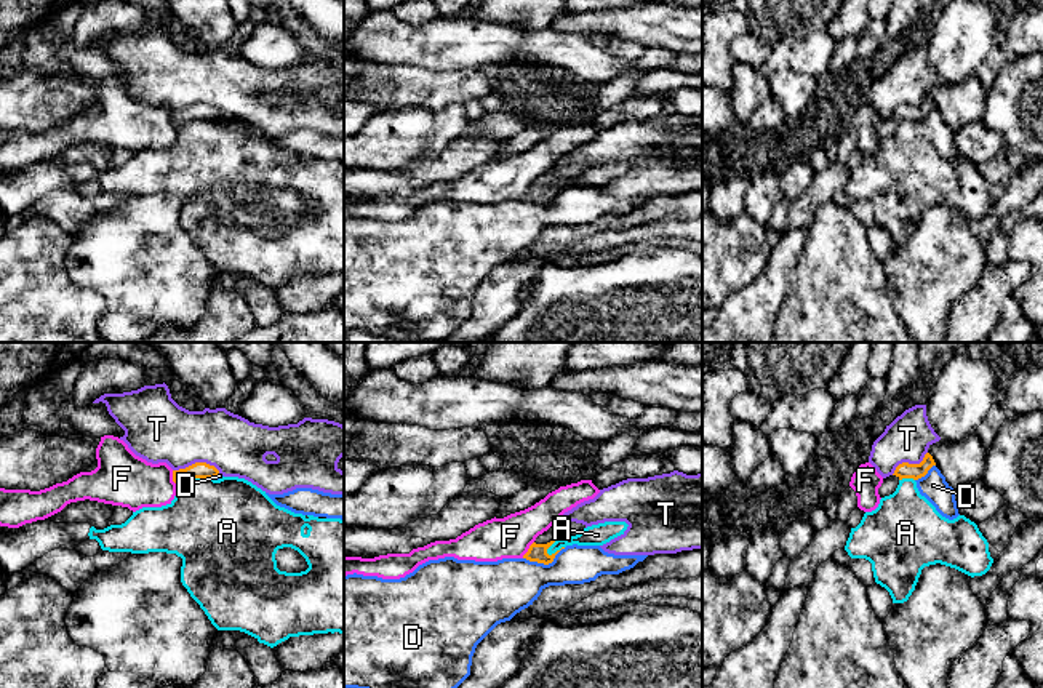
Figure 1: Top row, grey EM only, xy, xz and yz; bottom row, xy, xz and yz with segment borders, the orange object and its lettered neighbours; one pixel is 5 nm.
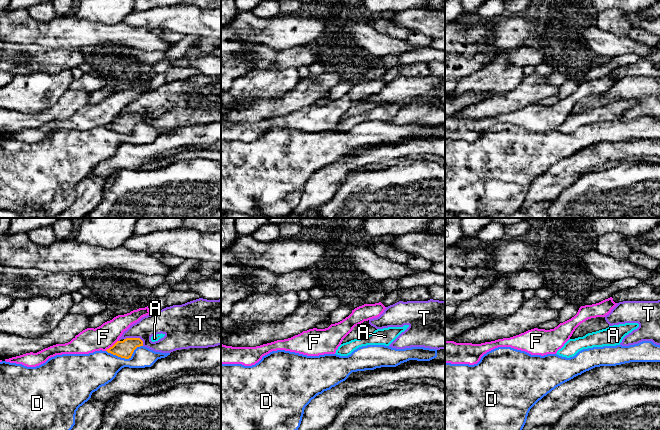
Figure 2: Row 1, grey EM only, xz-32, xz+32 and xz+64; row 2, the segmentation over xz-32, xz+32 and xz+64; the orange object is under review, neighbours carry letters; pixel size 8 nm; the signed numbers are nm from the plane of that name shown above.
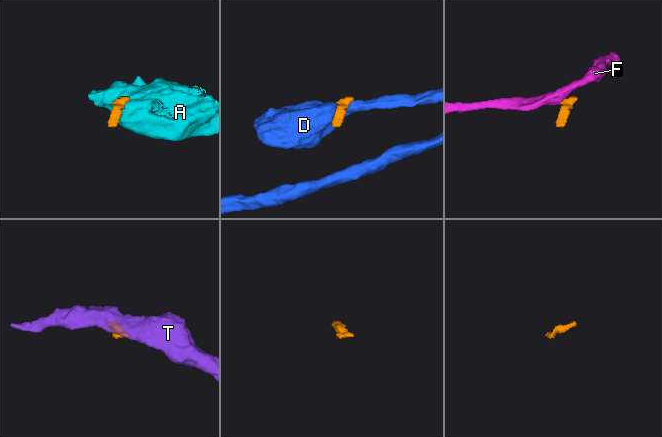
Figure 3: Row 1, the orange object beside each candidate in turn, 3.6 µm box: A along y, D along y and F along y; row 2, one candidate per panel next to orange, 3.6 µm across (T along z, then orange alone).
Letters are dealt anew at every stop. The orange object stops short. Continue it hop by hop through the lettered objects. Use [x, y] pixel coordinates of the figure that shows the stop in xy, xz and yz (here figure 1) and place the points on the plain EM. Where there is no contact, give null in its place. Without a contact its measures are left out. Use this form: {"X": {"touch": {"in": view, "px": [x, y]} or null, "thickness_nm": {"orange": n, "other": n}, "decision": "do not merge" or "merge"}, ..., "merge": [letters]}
{"A": {"touch": {"in": "xz", "px": [555, 194]}, "thickness_nm": {"orange": 100, "other": 110}, "decision": "do not merge"}, "D": {"touch": {"in": "xz", "px": [544, 205]}, "thickness_nm": {"orange": 100, "other": 280}, "decision": "do not merge"}, "F": {"touch": {"in": "xz", "px": [528, 191]}, "thickness_nm": {"orange": 100, "other": 200}, "decision": "do not merge"}, "T": {"touch": {"in": "xy", "px": [197, 104]}, "thickness_nm": {"orange": 80, "other": 320}, "decision": "do not merge"}, "merge": []}

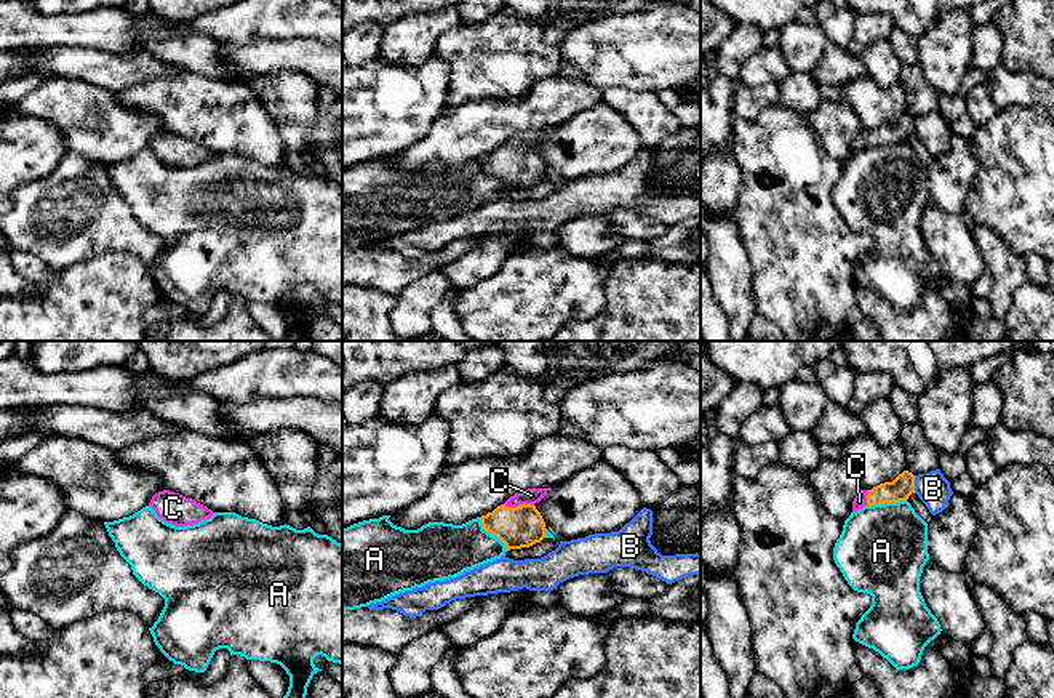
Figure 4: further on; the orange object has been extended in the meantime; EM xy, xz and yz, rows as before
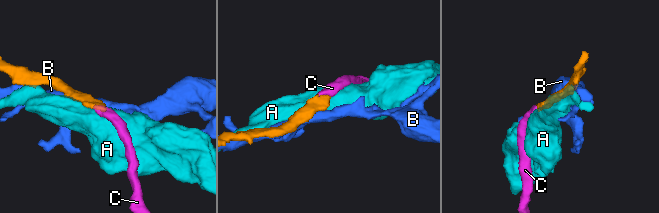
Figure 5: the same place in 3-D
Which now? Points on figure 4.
{"A": {"touch": {"in": "xz", "px": [491, 175]}, "thickness_nm": {"orange": 220, "other": 280}, "decision": "do not merge"}, "B": {"touch": {"in": "yz", "px": [914, 125]}, "thickness_nm": {"orange": 110, "other": 170}, "decision": "do not merge"}, "C": {"touch": {"in": "xz", "px": [519, 148]}, "thickness_nm": {"orange": 220, "other": 80}, "decision": "merge"}, "merge": ["C"]}

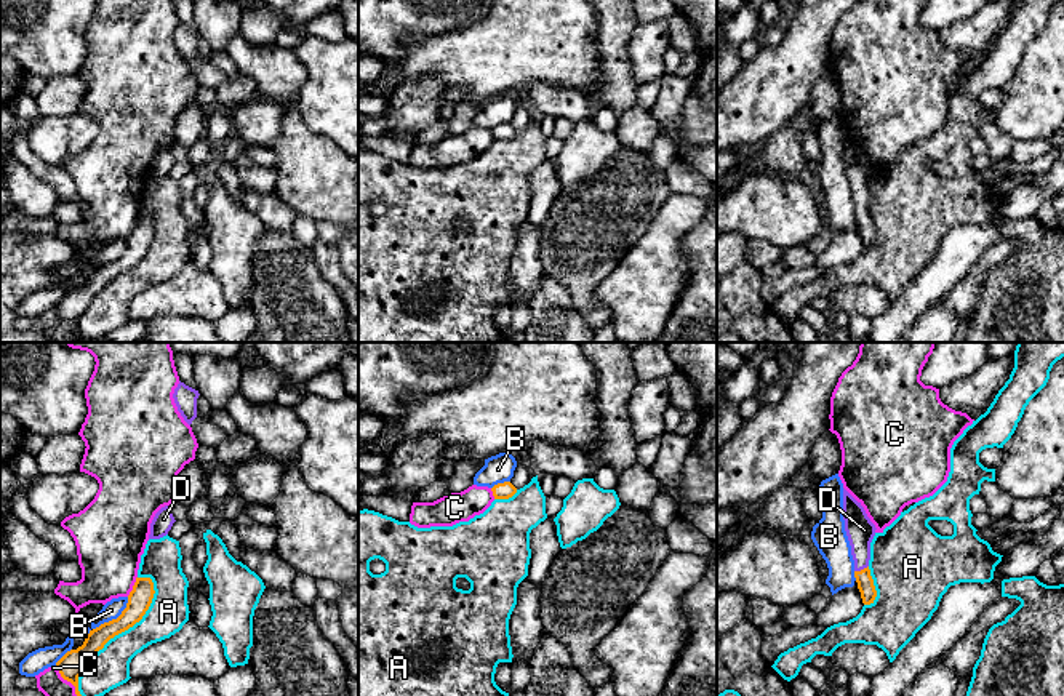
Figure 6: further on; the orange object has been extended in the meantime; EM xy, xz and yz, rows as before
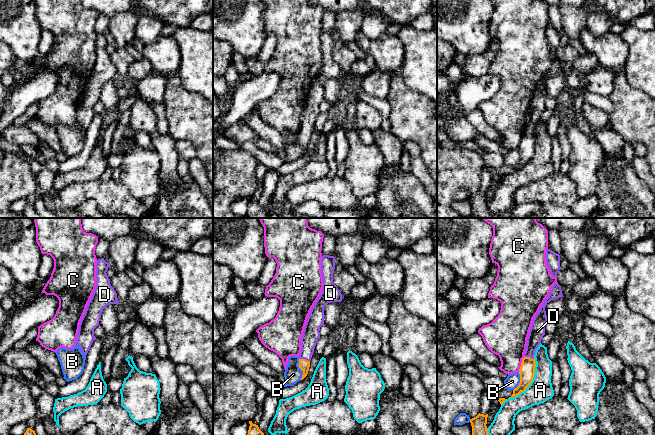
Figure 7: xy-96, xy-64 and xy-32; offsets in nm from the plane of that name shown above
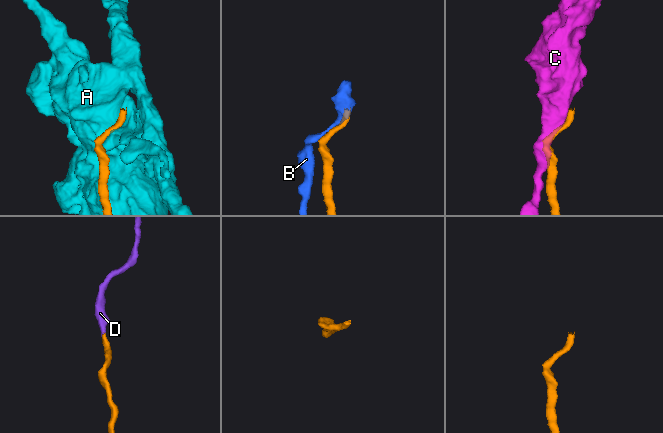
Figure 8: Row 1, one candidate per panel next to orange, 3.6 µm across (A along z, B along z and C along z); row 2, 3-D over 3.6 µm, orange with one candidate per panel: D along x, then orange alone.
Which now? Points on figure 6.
{"A": {"touch": {"in": "xy", "px": [116, 276]}, "thickness_nm": {"orange": 120, "other": 200}, "decision": "do not merge"}, "B": {"touch": {"in": "xy", "px": [114, 261]}, "thickness_nm": {"orange": 120, "other": 90}, "decision": "do not merge"}, "C": {"touch": {"in": "xy", "px": [133, 228]}, "thickness_nm": {"orange": 120, "other": 340}, "decision": "do not merge"}, "D": {"touch": {"in": "yz", "px": [861, 212]}, "thickness_nm": {"orange": 80, "other": 140}, "decision": "merge"}, "merge": ["D"]}

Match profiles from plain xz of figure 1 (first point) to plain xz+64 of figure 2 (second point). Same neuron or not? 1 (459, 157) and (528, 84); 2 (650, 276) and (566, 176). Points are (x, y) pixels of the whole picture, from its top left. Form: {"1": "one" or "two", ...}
{"1": "one", "2": "two"}

